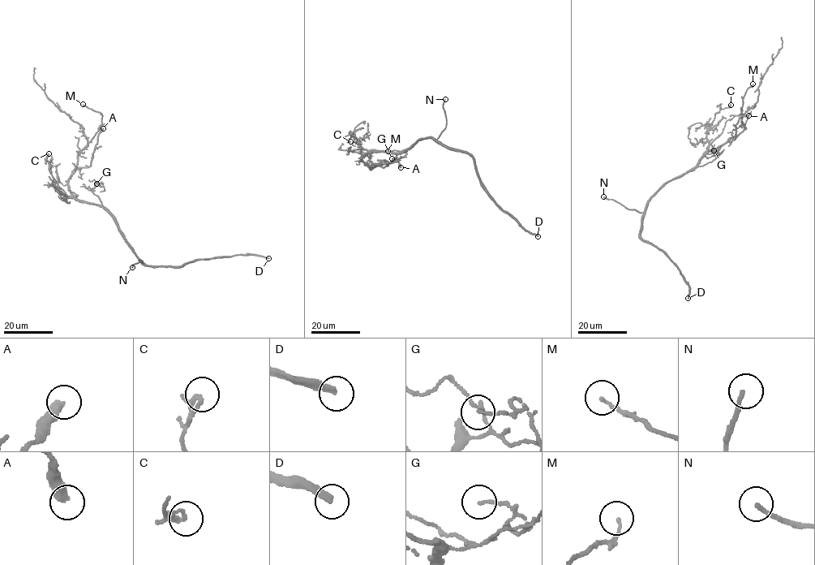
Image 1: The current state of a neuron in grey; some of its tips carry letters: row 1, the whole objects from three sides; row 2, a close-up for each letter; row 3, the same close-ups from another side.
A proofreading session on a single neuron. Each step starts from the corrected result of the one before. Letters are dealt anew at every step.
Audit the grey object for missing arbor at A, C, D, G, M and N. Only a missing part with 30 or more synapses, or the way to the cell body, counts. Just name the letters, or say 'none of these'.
A, D, N

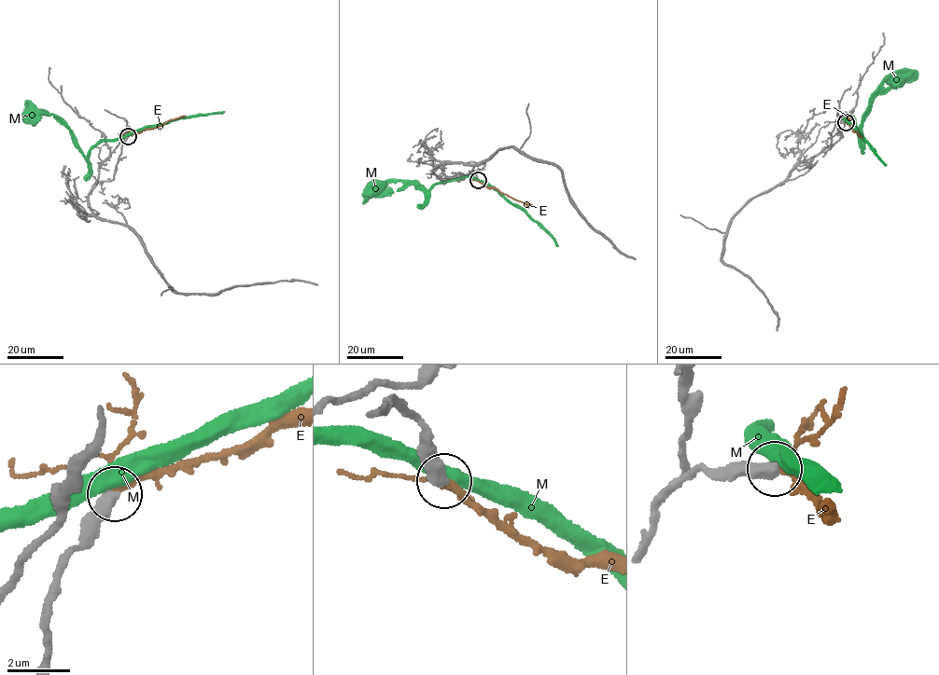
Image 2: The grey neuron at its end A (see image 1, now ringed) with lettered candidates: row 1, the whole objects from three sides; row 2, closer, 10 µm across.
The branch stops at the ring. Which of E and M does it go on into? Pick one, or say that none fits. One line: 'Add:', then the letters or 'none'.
Add: E

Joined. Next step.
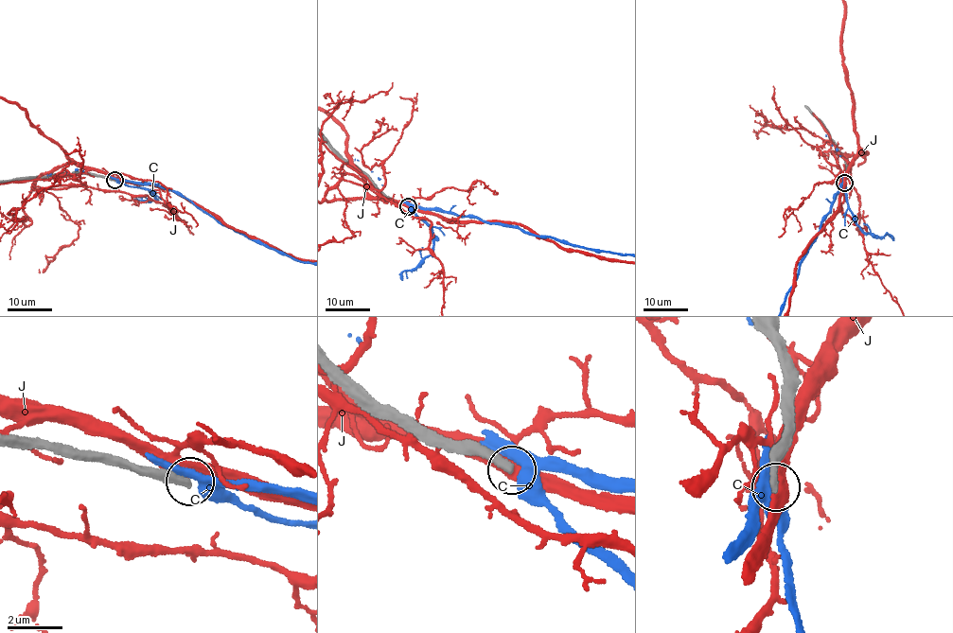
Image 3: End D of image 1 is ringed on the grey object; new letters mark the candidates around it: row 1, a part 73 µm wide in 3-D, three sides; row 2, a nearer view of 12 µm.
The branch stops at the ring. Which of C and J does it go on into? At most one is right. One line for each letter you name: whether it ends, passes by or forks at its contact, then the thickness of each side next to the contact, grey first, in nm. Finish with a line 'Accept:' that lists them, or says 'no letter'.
Accept: no letter

